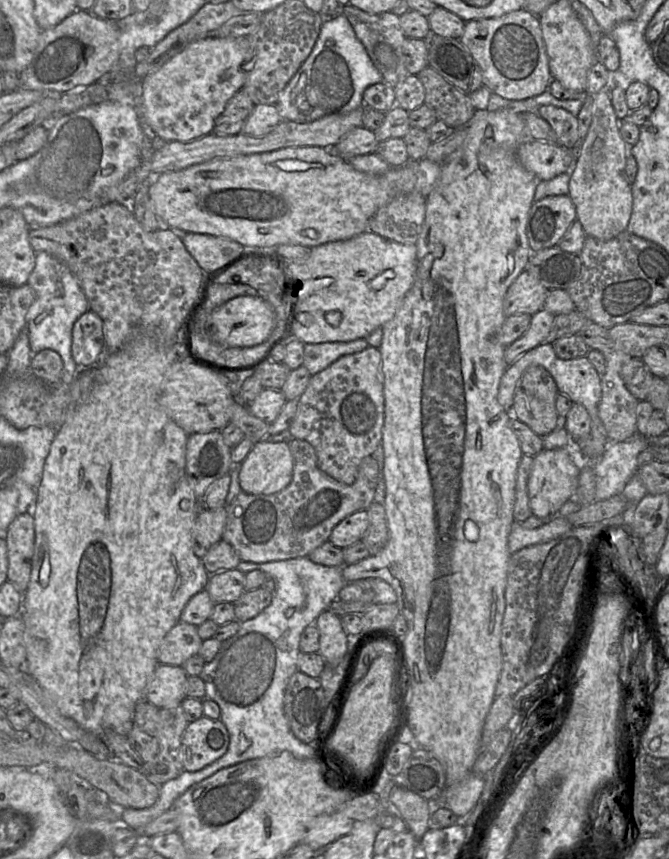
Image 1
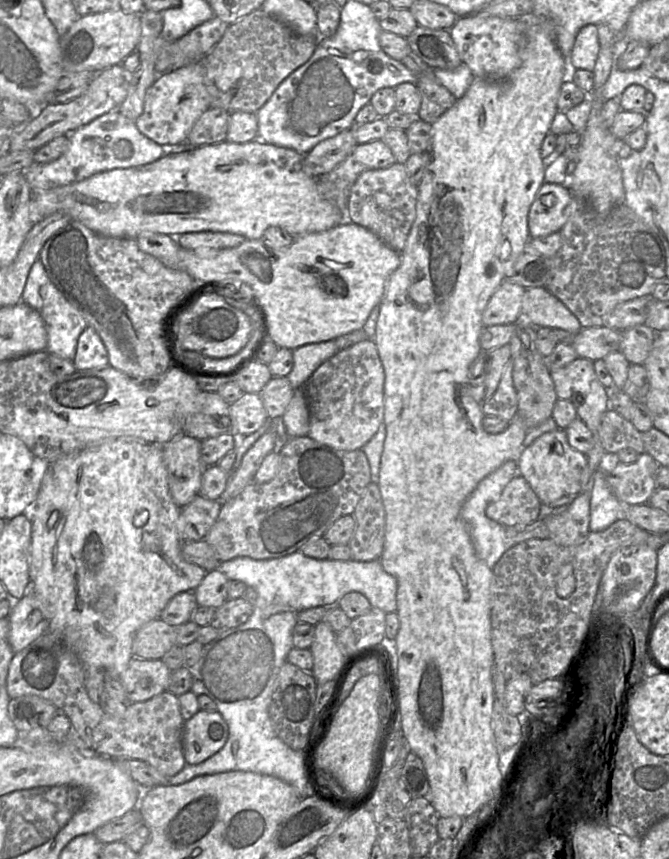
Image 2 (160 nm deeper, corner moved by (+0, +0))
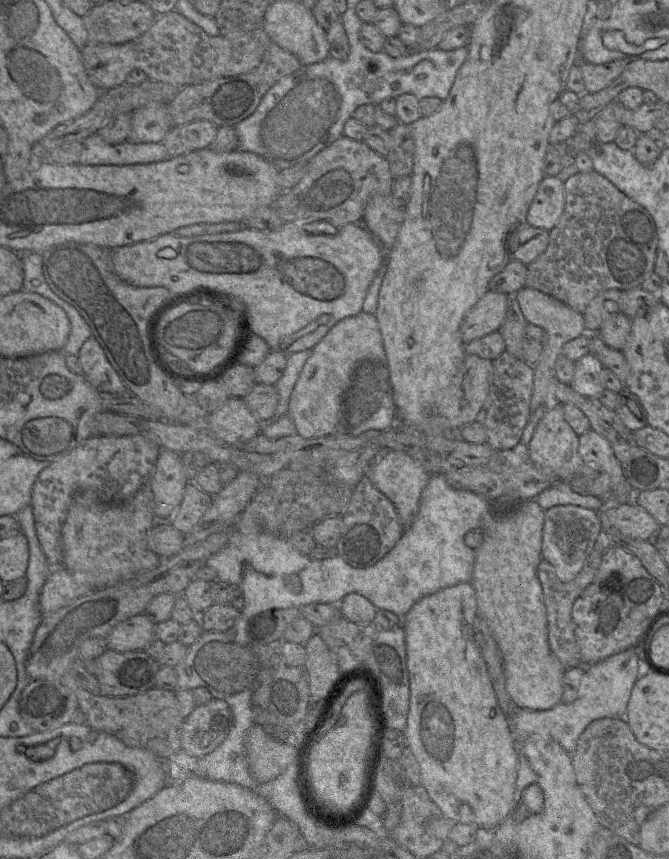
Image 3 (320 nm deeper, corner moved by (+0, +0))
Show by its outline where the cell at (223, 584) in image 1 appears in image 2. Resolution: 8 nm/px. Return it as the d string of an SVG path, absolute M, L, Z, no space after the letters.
M218 569L206 574L198 587L192 591L199 606L219 608L227 600L228 577Z

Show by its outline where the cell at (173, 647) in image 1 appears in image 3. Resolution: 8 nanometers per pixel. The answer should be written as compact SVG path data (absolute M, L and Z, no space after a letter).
M141 613L119 624L105 639L107 649L118 652L142 650L156 639L157 624Z

